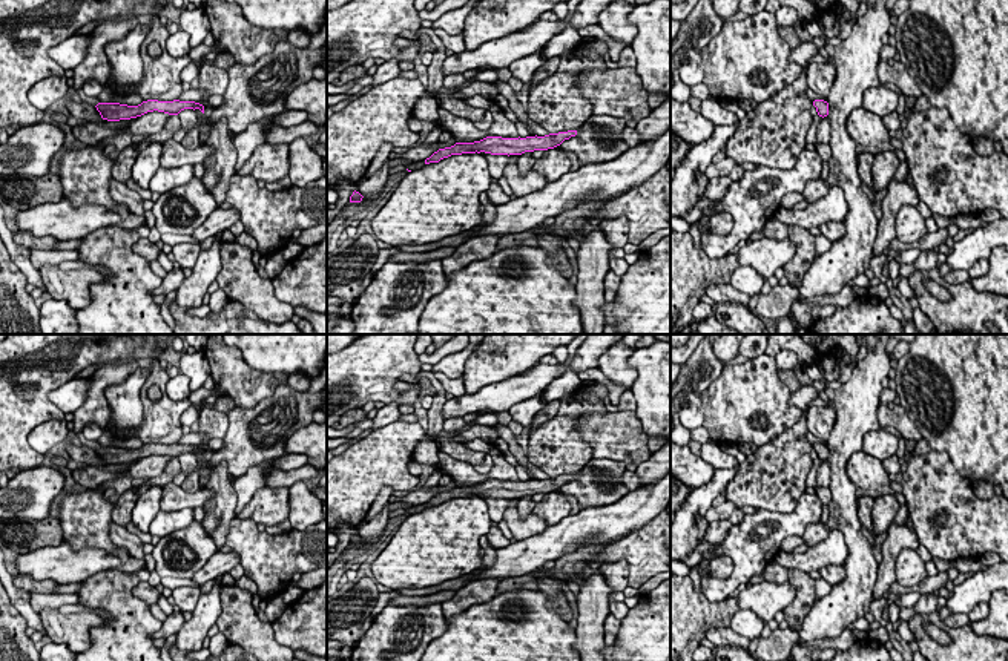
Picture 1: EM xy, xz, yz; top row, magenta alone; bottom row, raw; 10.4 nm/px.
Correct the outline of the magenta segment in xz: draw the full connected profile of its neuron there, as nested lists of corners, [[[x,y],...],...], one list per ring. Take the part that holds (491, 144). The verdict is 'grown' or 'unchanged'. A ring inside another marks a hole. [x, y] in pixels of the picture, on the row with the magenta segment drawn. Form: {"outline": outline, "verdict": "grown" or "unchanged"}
{"outline": [[[577,130],[549,133],[545,136],[526,136],[526,138],[502,138],[502,136],[486,136],[474,143],[456,143],[451,147],[439,149],[430,158],[425,159],[425,164],[439,163],[443,158],[451,155],[462,153],[491,153],[491,155],[522,155],[525,152],[534,150],[548,150],[560,146],[565,140],[575,136]]], "verdict": "unchanged"}

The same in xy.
{"outline": [[[147,100],[138,106],[127,106],[120,103],[98,103],[97,110],[100,112],[103,120],[107,121],[120,121],[120,120],[130,120],[141,117],[147,112],[164,112],[169,115],[178,115],[184,109],[199,109],[204,113],[204,106],[195,101],[158,101],[158,100]]], "verdict": "unchanged"}

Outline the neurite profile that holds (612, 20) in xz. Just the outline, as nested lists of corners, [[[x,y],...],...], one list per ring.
[[[615,0],[600,12],[597,25],[611,38],[631,46],[638,32],[637,26],[628,21],[628,15],[632,12],[632,9],[634,6],[631,6],[628,2]]]

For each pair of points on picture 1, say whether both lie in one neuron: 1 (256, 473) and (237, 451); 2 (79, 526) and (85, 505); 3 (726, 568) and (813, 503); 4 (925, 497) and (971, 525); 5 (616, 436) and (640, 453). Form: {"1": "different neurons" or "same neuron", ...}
{"1": "different neurons", "2": "same neuron", "3": "different neurons", "4": "same neuron", "5": "same neuron"}

